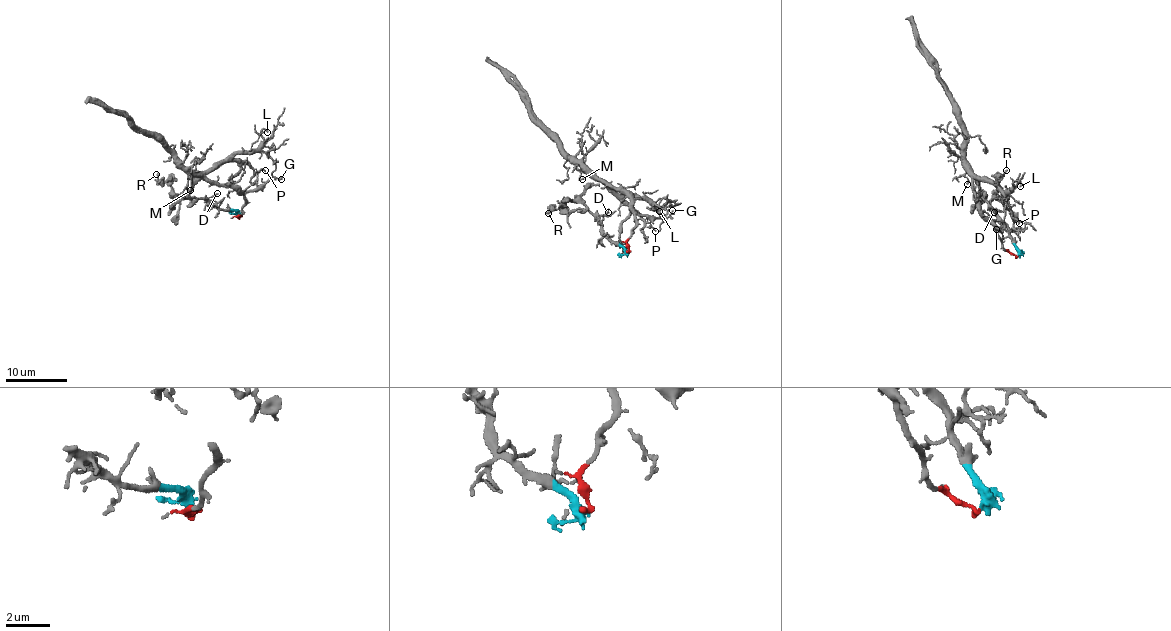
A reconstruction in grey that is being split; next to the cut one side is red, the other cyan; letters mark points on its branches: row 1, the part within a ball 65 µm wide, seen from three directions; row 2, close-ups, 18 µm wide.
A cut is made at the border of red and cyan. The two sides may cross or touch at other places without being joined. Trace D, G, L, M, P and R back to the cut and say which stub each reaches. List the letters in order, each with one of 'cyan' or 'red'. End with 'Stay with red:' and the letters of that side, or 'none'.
D: cyan
G: red
L: red
M: red
P: red
R: cyan
Stay with red: G, L, M, P

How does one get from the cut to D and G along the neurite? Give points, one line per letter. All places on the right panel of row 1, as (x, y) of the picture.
D: (1017, 256), (1013, 239), (993, 212)
G: (1017, 256), (1003, 247), (998, 237), (995, 226), (996, 229), (1004, 226), (995, 228)

